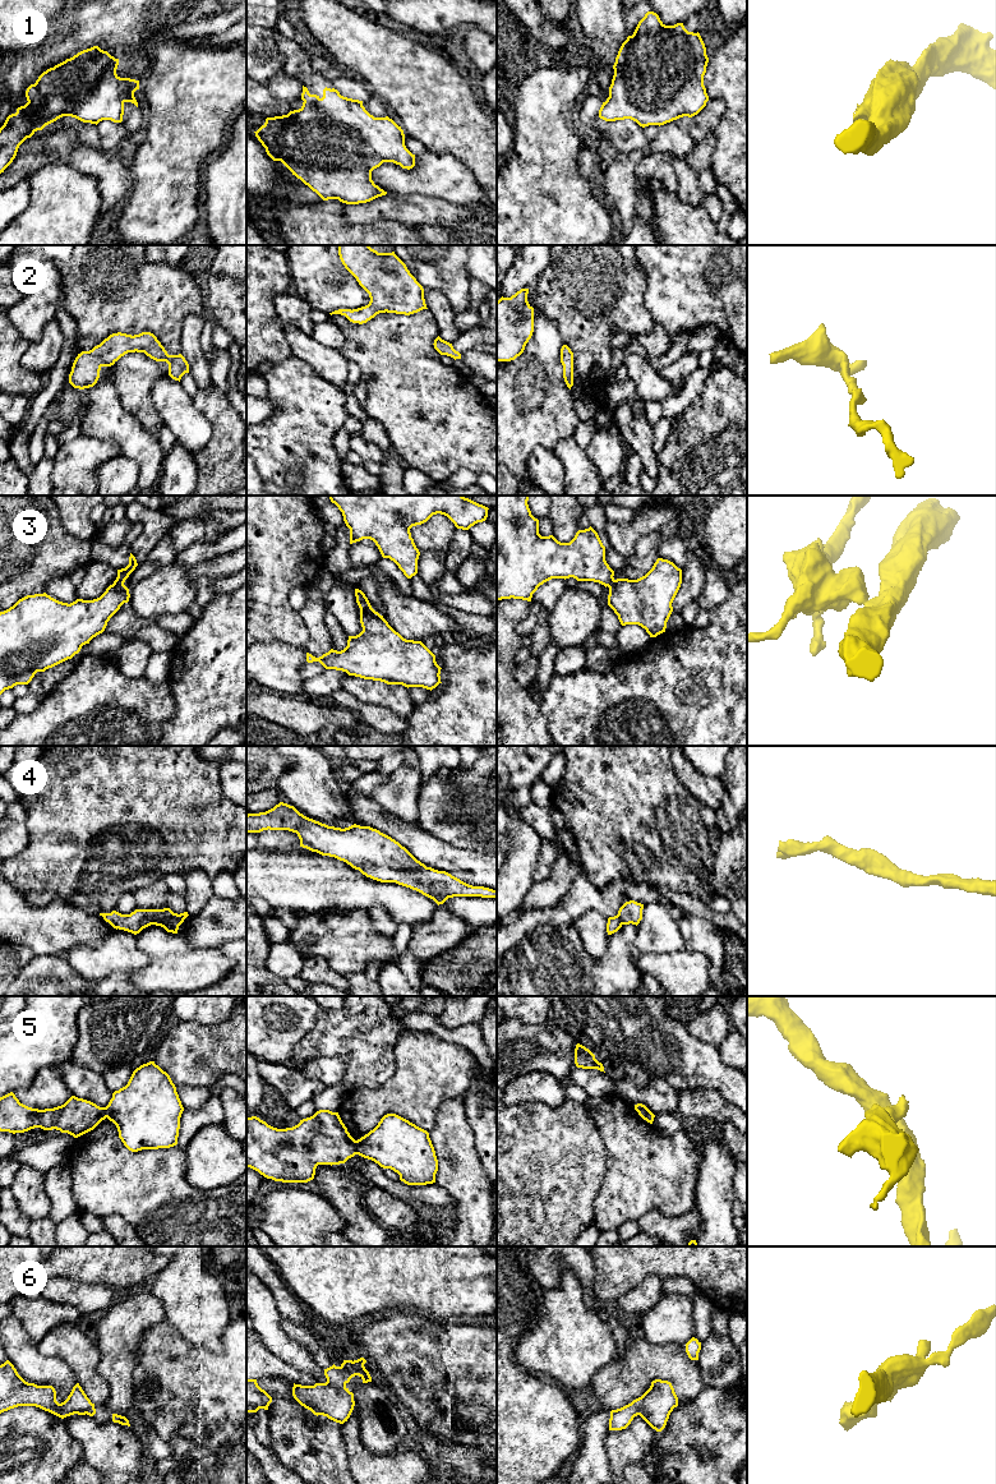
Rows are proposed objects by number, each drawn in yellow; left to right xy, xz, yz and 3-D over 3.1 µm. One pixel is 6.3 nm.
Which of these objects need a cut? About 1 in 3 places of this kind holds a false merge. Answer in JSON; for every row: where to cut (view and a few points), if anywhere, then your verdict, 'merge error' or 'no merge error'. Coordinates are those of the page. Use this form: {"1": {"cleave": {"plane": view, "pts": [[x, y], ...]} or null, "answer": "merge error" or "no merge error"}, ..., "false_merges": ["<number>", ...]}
{"1": {"cleave": null, "answer": "no merge error"}, "2": {"cleave": null, "answer": "no merge error"}, "3": {"cleave": {"plane": "xz", "pts": [[360, 608], [372, 609]]}, "answer": "merge error"}, "4": {"cleave": null, "answer": "no merge error"}, "5": {"cleave": {"plane": "xz", "pts": [[355, 1141], [355, 1151], [358, 1153]]}, "answer": "merge error"}, "6": {"cleave": null, "answer": "no merge error"}, "false_merges": ["3", "5"]}

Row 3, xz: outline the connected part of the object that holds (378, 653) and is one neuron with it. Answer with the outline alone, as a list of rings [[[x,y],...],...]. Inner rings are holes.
[[[360,609],[360,623],[363,631],[349,636],[343,650],[331,649],[319,658],[306,653],[306,662],[319,662],[326,669],[407,688],[432,691],[442,683],[442,668],[421,641],[404,639],[374,609]]]

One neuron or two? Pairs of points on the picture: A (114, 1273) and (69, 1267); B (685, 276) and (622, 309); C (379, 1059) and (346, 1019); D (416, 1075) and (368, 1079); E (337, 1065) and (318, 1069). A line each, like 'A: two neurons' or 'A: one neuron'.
A: one neuron
B: two neurons
C: one neuron
D: two neurons
E: one neuron

